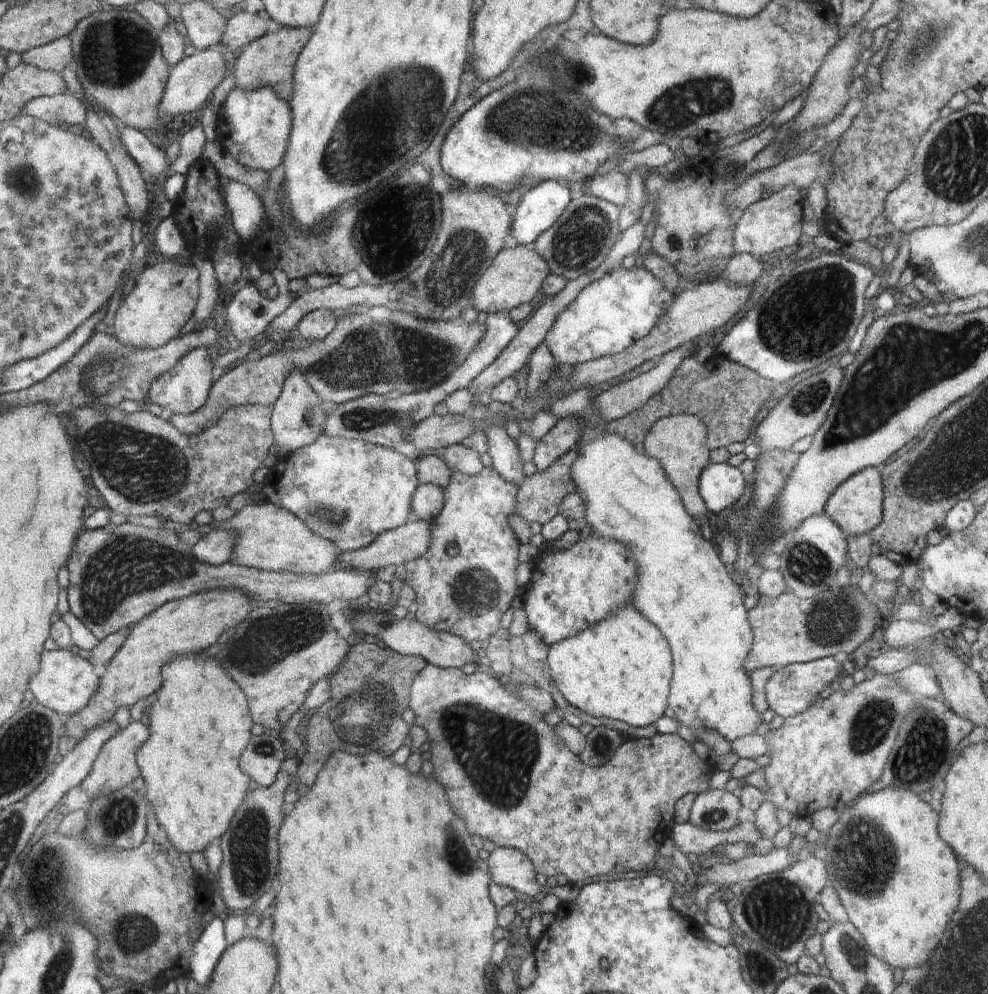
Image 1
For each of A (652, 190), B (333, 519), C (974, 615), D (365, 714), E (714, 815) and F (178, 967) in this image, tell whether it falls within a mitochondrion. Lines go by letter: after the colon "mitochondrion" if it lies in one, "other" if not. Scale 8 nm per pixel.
A: other
B: mitochondrion
C: other
D: mitochondrion
E: mitochondrion
F: other

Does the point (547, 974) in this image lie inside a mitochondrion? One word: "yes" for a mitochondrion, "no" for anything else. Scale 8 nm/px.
no

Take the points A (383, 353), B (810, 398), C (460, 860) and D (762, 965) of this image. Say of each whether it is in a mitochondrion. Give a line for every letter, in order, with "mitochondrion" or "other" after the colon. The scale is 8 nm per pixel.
A: mitochondrion
B: mitochondrion
C: mitochondrion
D: mitochondrion

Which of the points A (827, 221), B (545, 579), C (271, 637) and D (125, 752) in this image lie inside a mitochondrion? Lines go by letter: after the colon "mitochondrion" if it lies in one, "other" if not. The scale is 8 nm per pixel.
A: other
B: other
C: mitochondrion
D: other

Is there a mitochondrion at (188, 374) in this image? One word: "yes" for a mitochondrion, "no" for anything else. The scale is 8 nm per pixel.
no

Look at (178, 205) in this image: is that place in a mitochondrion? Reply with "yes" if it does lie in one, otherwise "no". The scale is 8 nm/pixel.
no

